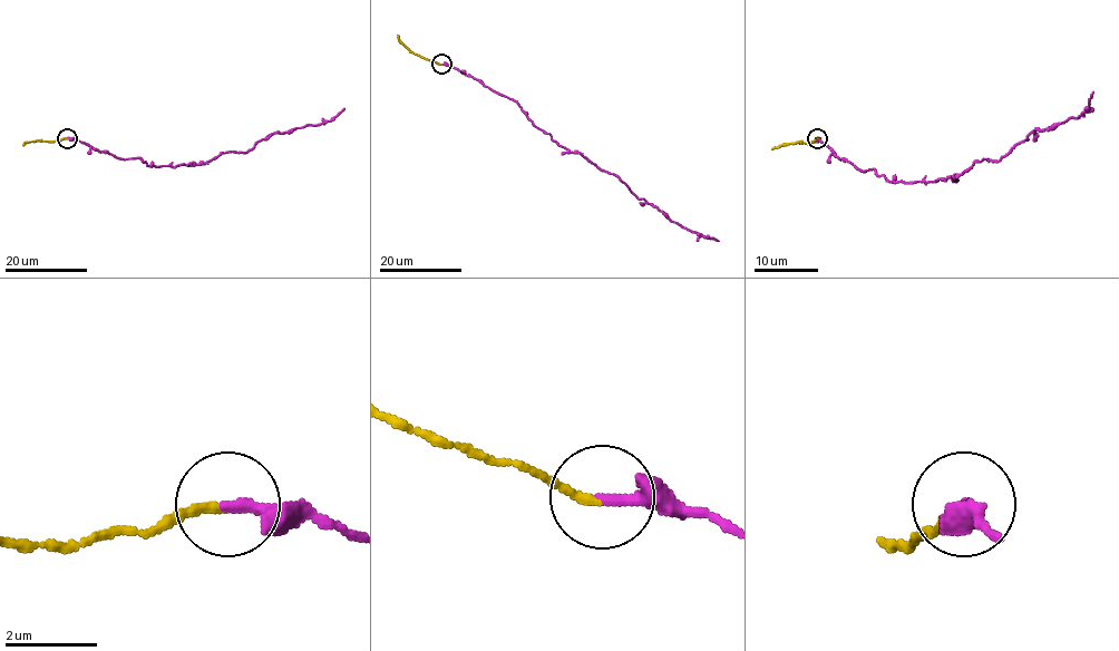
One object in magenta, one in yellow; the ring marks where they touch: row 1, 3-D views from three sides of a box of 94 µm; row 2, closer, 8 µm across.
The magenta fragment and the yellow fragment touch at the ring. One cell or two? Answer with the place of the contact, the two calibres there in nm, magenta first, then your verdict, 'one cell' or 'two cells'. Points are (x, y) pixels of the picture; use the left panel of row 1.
place (67, 138); calibres 280 and 190 nm; two cells

